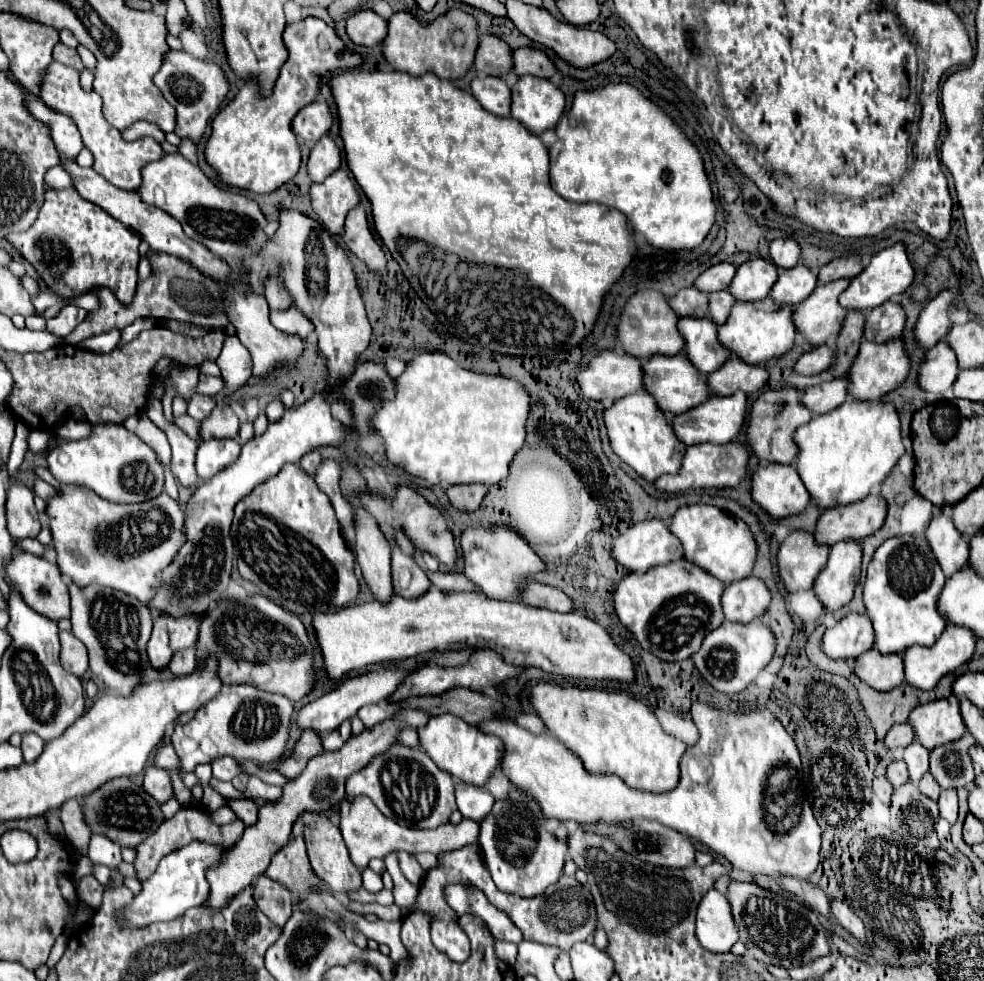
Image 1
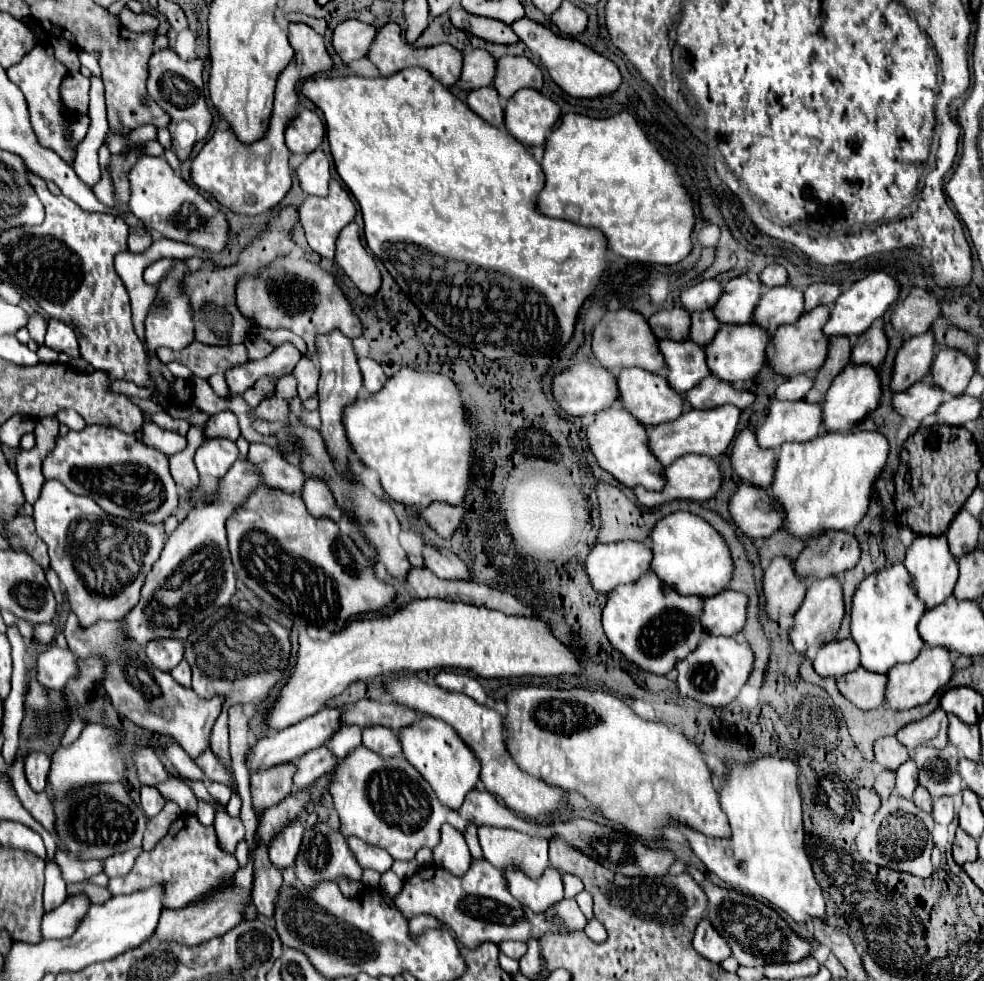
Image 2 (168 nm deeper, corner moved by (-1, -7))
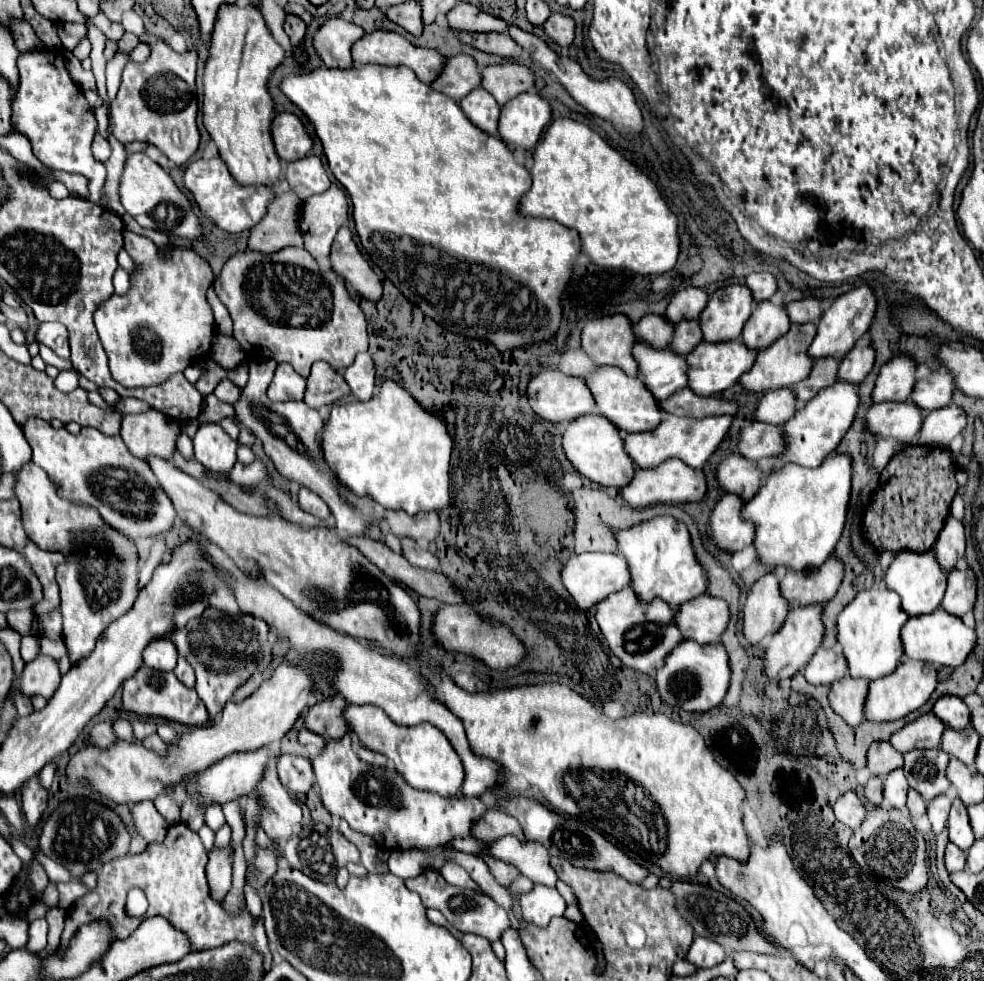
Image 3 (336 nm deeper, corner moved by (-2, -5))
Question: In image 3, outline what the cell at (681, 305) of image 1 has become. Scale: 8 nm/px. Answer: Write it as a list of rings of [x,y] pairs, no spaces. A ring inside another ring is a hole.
[[[648,314],[638,324],[634,324],[634,332],[638,340],[650,344],[652,348],[668,348],[670,338],[674,336],[674,326],[676,324],[666,320],[664,316]]]

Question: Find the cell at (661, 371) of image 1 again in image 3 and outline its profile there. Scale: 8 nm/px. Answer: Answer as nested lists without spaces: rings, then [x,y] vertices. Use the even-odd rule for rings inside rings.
[[[600,366],[594,374],[586,376],[586,382],[594,394],[598,410],[610,422],[614,422],[624,432],[646,432],[654,430],[662,420],[662,410],[658,410],[658,398],[646,390],[646,384],[640,378],[622,374],[616,366]]]

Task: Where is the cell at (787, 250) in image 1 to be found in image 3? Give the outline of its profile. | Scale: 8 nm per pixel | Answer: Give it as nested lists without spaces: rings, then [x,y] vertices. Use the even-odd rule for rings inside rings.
[[[756,272],[746,278],[746,286],[752,290],[754,300],[766,300],[776,292],[778,282],[770,272]]]

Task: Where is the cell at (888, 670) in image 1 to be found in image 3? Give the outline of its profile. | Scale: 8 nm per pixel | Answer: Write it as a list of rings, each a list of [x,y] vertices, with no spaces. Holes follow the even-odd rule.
[[[842,678],[838,682],[832,682],[830,686],[830,704],[832,710],[838,712],[850,726],[858,726],[864,720],[862,706],[866,702],[870,682],[866,678]]]

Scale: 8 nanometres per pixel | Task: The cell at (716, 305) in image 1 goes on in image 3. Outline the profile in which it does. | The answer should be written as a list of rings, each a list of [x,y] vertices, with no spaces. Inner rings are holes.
[[[686,320],[686,322],[676,324],[676,334],[674,334],[674,340],[672,340],[670,348],[674,348],[674,352],[686,356],[702,340],[704,340],[702,338],[702,328],[698,326],[698,320]]]

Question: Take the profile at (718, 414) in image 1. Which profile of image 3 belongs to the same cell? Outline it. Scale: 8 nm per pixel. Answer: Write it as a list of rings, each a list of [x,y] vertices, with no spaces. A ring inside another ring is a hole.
[[[666,414],[656,430],[650,432],[638,432],[638,434],[626,434],[624,436],[624,446],[630,458],[638,468],[654,468],[666,458],[680,458],[692,468],[702,468],[706,460],[716,452],[724,436],[728,434],[732,426],[734,416],[722,414],[722,416],[710,416],[710,418],[680,418]]]

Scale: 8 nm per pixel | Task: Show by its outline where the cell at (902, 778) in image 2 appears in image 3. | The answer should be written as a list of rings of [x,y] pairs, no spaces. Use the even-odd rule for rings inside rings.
[[[902,768],[894,770],[892,774],[886,776],[884,780],[884,804],[894,806],[894,808],[904,808],[906,806],[906,794],[908,794],[908,782],[906,776],[902,774]]]

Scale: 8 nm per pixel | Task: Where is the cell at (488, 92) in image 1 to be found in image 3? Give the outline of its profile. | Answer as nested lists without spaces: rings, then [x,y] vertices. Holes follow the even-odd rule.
[[[476,88],[472,90],[462,102],[460,102],[462,112],[468,116],[474,126],[484,130],[486,134],[498,136],[498,118],[500,118],[500,106],[494,102],[494,96],[488,94],[486,90]]]

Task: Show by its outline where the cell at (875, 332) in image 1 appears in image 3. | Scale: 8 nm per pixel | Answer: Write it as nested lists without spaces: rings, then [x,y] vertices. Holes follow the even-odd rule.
[[[872,344],[866,346],[854,346],[846,356],[844,362],[840,362],[838,378],[848,380],[852,384],[860,384],[872,370],[876,360],[876,350]]]

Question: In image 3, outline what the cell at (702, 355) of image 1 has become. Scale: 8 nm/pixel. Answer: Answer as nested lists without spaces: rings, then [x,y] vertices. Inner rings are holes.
[[[638,342],[632,350],[640,366],[644,384],[658,398],[666,400],[670,394],[686,388],[686,356],[674,354],[674,350],[654,350],[644,342]]]

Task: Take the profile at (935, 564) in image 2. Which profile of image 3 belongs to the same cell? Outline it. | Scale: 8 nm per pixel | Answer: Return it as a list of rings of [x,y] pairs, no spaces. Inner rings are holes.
[[[902,550],[902,552],[898,552],[894,562],[890,564],[884,580],[890,590],[900,594],[902,608],[908,612],[908,616],[928,614],[928,612],[936,610],[942,602],[942,594],[946,592],[946,572],[942,570],[940,562],[934,558],[934,550],[926,550],[926,552]]]

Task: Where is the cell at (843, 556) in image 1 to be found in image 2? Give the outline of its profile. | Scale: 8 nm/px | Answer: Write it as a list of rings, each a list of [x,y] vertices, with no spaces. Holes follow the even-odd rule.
[[[813,580],[805,594],[803,604],[793,616],[793,626],[789,630],[789,640],[799,654],[805,654],[811,646],[821,646],[835,640],[843,618],[843,592],[839,580]]]

